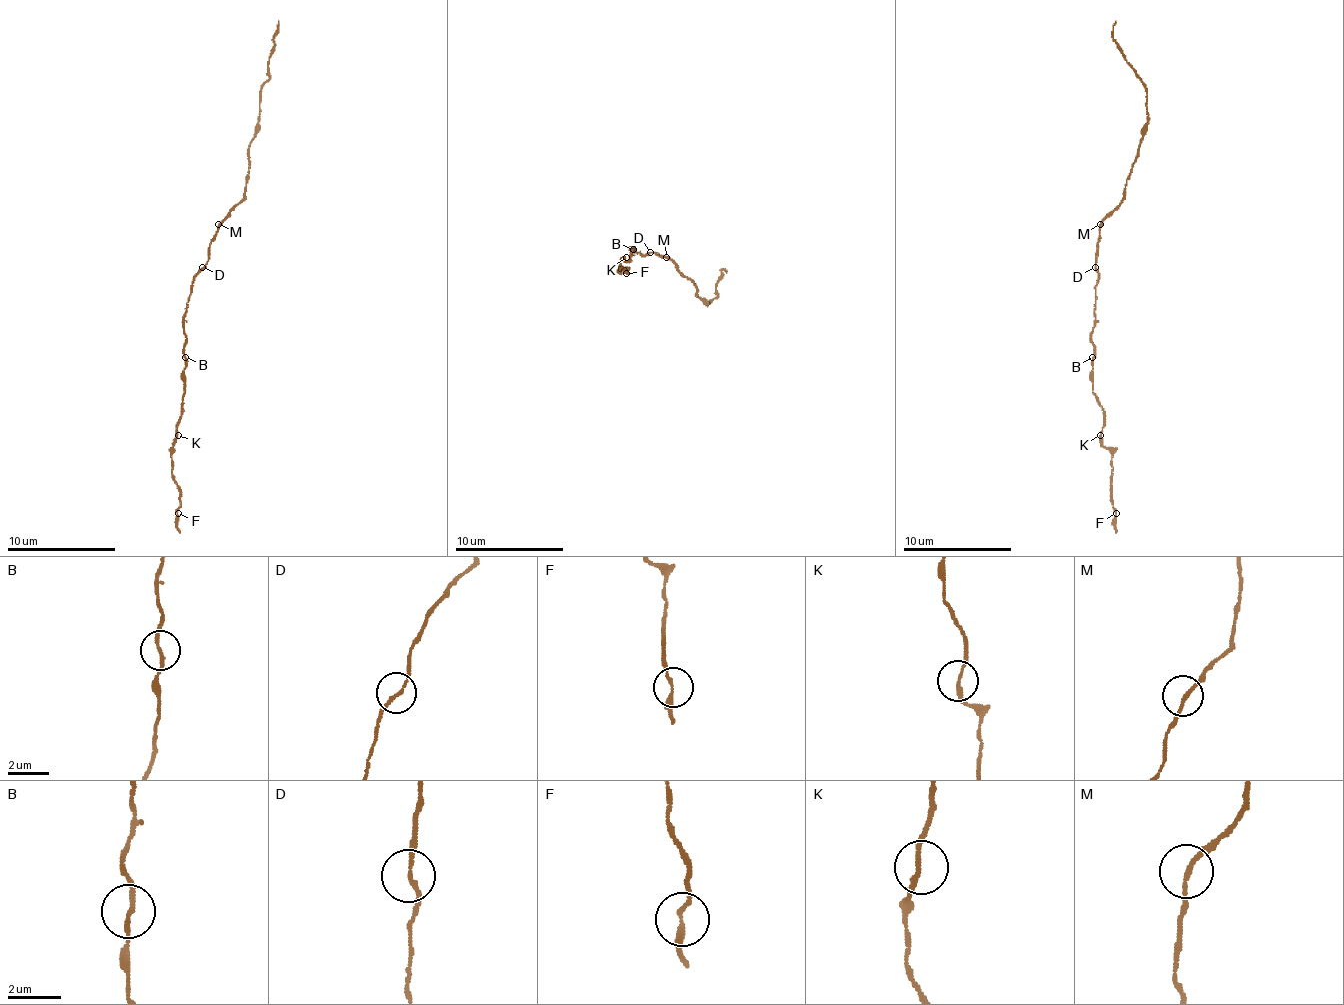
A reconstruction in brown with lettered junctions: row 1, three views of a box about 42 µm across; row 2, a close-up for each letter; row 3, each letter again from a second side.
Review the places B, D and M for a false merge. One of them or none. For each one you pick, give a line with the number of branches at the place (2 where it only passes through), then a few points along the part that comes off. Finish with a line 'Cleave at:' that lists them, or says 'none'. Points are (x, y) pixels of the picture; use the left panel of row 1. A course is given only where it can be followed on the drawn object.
Cleave at: none

